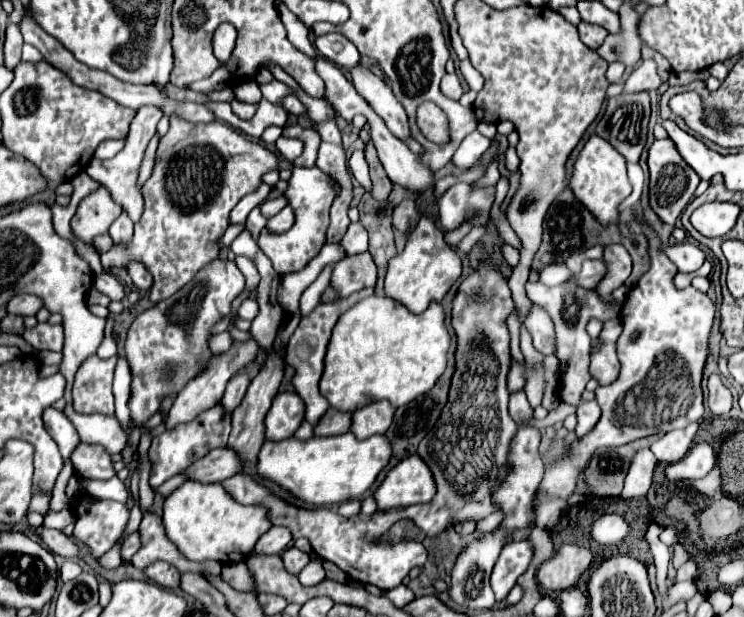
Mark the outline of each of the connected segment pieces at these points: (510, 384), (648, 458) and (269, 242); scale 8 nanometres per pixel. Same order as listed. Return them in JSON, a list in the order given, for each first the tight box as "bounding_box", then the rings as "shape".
[{"bounding_box":[507,357,525,393],"shape":[[[511,357],[511,369],[507,375],[507,389],[509,389],[509,393],[517,393],[517,391],[523,391],[523,387],[525,387],[525,369],[515,357]]]},{"bounding_box":[619,449,655,501],"shape":[[[649,449],[639,451],[633,457],[633,463],[629,467],[629,473],[625,477],[625,487],[619,495],[619,499],[627,501],[627,499],[641,499],[647,497],[649,489],[651,489],[651,479],[653,479],[653,469],[655,469],[655,455]]]},{"bounding_box":[259,167,337,275],"shape":[[[293,167],[291,169],[291,179],[287,181],[287,189],[283,193],[289,201],[289,205],[295,211],[295,225],[281,235],[271,235],[267,231],[261,233],[259,237],[259,247],[261,251],[271,259],[273,269],[279,275],[287,273],[297,273],[305,269],[305,265],[319,255],[321,247],[327,241],[327,229],[329,229],[329,209],[337,197],[337,189],[331,183],[331,177],[325,175],[317,167]]]}]

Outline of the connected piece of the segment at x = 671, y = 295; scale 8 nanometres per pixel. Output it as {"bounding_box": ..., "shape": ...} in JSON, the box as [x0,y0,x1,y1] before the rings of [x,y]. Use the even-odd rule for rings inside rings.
{"bounding_box":[541,223,715,499],"shape":[[[643,223],[649,239],[651,269],[639,279],[627,295],[621,309],[623,333],[617,339],[617,355],[621,361],[621,373],[609,387],[597,387],[595,398],[601,408],[601,421],[597,427],[573,443],[571,453],[545,469],[541,489],[549,495],[569,499],[577,475],[585,461],[599,447],[619,447],[641,437],[655,433],[667,433],[673,429],[685,429],[703,417],[703,369],[709,357],[709,337],[715,321],[715,303],[707,293],[695,287],[675,289],[673,287],[673,263],[665,253],[659,251],[655,233]],[[639,331],[639,339],[631,341],[631,333]]]}

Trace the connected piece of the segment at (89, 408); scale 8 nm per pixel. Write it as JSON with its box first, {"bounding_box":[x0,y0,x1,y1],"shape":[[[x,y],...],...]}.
{"bounding_box":[73,355,117,413],"shape":[[[91,355],[81,363],[73,385],[73,407],[77,412],[115,413],[115,397],[111,391],[115,363],[117,357],[103,361],[97,355]]]}

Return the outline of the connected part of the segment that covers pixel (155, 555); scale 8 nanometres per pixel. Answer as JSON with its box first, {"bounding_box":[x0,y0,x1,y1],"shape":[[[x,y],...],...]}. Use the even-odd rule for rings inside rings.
{"bounding_box":[131,511,219,573],"shape":[[[145,511],[143,513],[143,521],[139,525],[139,533],[141,533],[143,547],[139,549],[139,553],[131,561],[137,569],[143,571],[151,563],[155,563],[155,561],[169,561],[171,565],[177,565],[177,569],[181,573],[183,571],[197,571],[197,573],[201,573],[203,569],[207,569],[211,573],[219,573],[219,563],[193,563],[193,561],[187,561],[179,553],[179,549],[171,541],[167,541],[161,515]]]}

